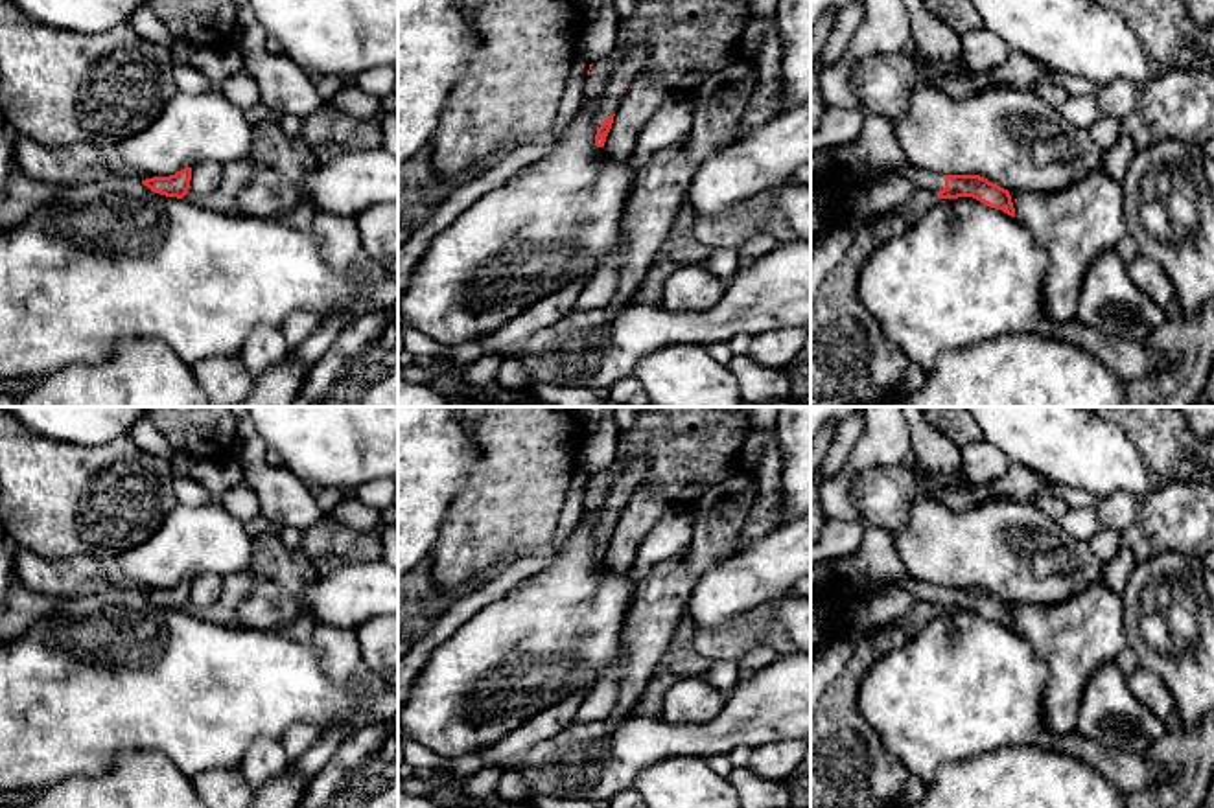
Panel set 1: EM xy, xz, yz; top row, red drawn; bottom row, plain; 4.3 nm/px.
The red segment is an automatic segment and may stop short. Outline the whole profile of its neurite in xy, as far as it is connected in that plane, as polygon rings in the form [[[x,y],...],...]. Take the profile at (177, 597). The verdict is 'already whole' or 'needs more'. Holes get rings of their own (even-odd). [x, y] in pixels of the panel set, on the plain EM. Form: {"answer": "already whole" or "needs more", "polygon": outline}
{"answer": "already whole", "polygon": [[[184,580],[169,589],[146,591],[142,593],[142,596],[155,606],[182,611],[190,602],[190,593],[192,593],[192,580]]]}

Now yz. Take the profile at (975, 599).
{"answer": "needs more", "polygon": [[[906,580],[899,585],[914,593],[919,600],[936,604],[940,611],[973,609],[989,620],[1002,622],[1004,626],[1015,629],[1010,604],[980,587],[941,587],[916,580]]]}

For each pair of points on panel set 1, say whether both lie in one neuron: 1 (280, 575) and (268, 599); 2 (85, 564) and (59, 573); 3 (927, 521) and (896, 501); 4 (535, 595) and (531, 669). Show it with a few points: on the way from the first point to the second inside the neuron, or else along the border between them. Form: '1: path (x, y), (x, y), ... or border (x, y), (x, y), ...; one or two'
1: path (280, 580), (273, 593); one
2: path (80, 569), (65, 573); one
3: border (955, 510), (922, 494), (909, 521), (894, 534); two
4: path (535, 613), (535, 646), (531, 650); one

